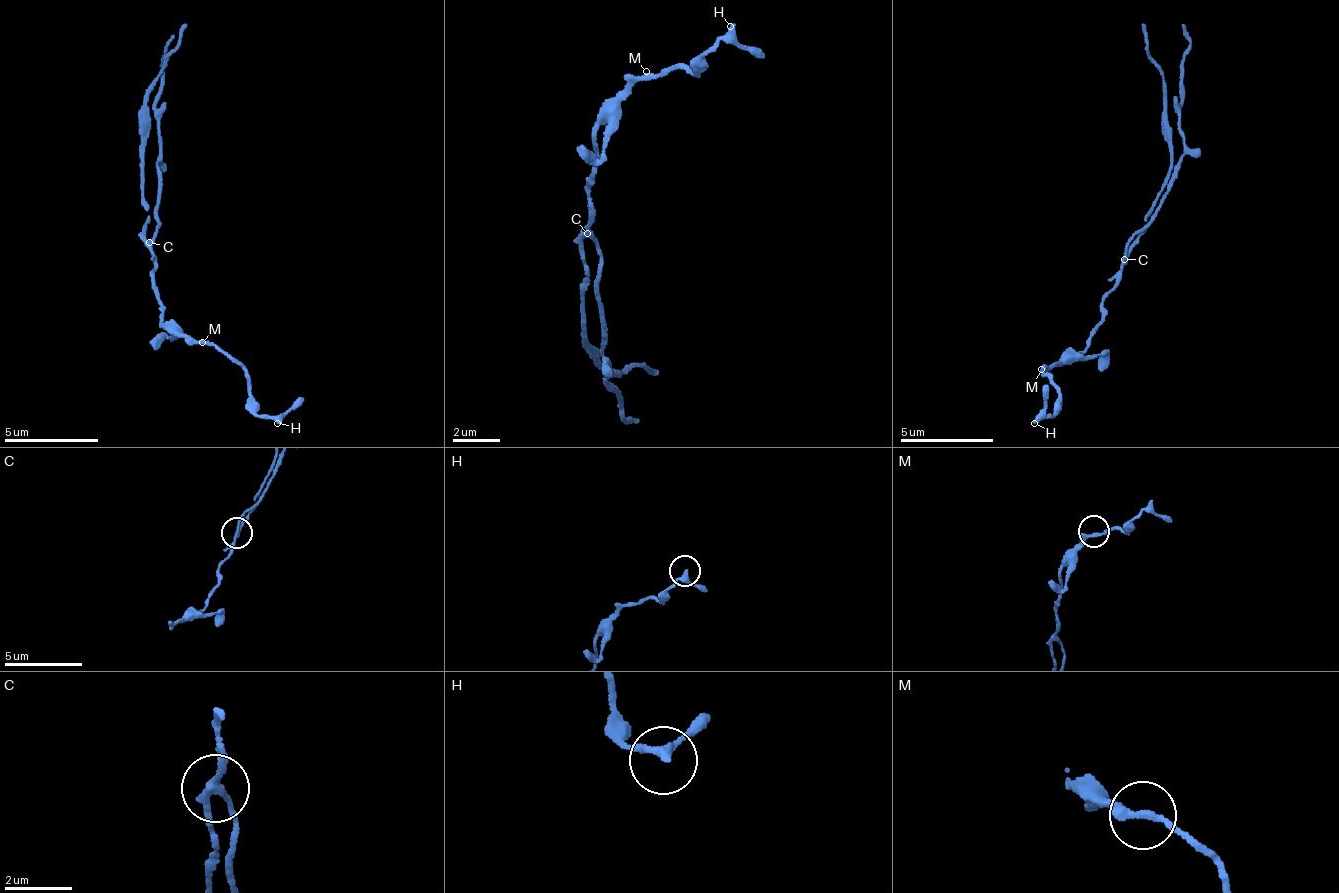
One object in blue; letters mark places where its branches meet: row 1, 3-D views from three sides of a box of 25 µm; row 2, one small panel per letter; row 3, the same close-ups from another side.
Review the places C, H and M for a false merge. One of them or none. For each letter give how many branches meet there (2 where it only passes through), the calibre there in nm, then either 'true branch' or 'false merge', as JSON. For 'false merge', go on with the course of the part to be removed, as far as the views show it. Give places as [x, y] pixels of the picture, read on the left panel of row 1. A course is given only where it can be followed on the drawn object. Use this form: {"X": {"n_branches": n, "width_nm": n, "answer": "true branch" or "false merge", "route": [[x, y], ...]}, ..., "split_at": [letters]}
{"C": {"n_branches": 3, "width_nm": 180, "answer": "false merge", "route": [[148, 244], [158, 228], [155, 215], [158, 86], [163, 50], [172, 34]]}, "H": {"n_branches": 2, "width_nm": 240, "answer": "true branch"}, "M": {"n_branches": 2, "width_nm": 240, "answer": "true branch"}, "split_at": ["C"]}

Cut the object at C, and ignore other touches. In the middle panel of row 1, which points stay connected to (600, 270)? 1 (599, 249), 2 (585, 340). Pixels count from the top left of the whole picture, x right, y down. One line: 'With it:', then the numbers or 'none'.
With it: 1

